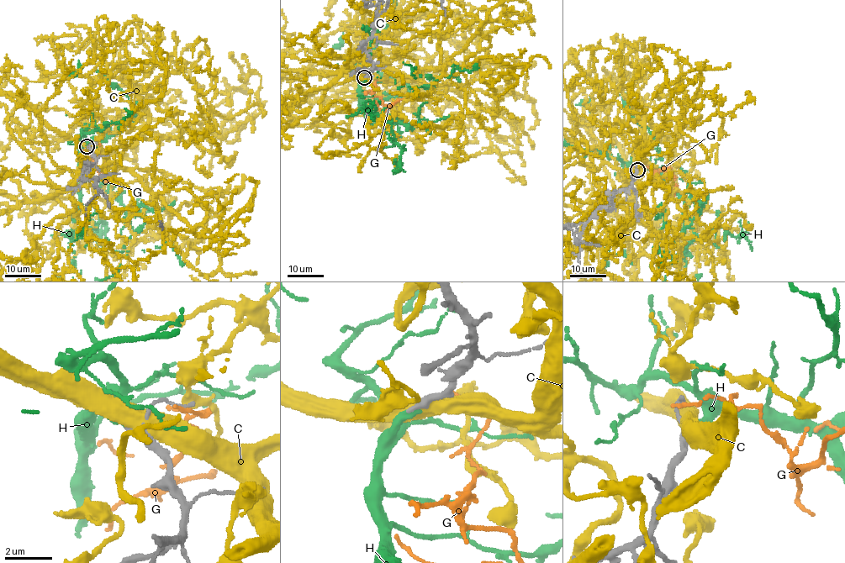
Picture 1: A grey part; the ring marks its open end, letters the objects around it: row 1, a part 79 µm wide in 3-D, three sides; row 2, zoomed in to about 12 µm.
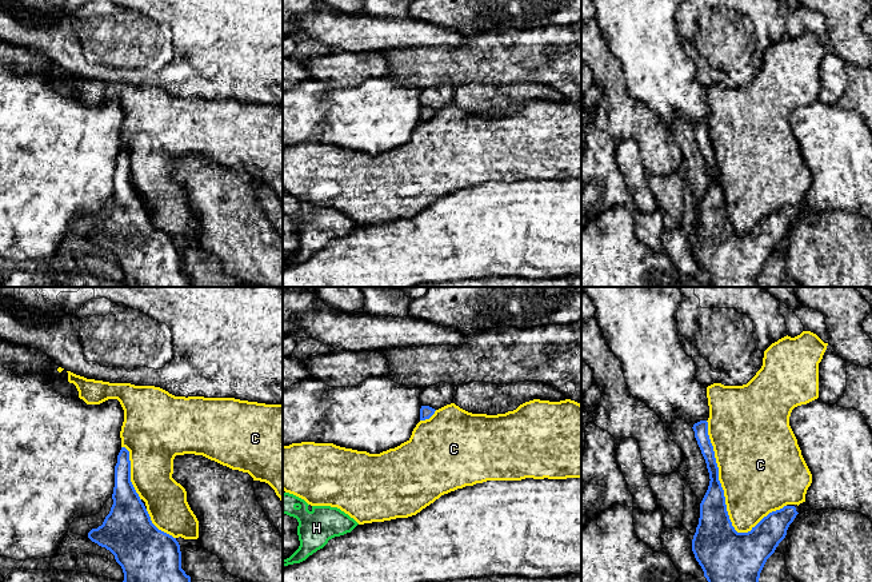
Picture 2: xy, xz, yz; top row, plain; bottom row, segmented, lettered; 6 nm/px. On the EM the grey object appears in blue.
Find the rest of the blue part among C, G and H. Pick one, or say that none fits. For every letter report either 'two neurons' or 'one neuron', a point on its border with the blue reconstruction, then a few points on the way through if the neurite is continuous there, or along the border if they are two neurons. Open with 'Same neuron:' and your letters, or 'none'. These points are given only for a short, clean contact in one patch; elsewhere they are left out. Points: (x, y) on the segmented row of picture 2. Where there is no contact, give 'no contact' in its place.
Same neuron: H
C: two neurons | yz (719, 481)
G: two neurons | no contact
H: one neuron | no contact

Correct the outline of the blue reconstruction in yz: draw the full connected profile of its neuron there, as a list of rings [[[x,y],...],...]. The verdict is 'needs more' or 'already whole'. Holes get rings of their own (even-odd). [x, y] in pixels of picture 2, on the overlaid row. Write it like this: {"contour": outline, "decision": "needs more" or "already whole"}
{"contour": [[[700,420],[692,428],[711,479],[692,539],[695,558],[708,582],[759,582],[767,559],[799,513],[795,506],[784,506],[764,517],[751,531],[737,533],[727,511],[708,422]]], "decision": "already whole"}

